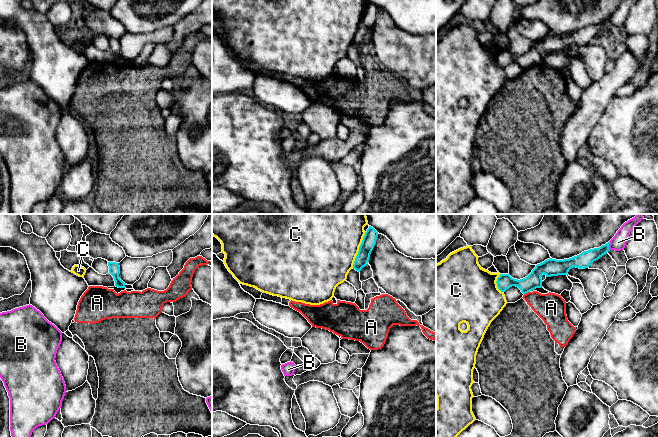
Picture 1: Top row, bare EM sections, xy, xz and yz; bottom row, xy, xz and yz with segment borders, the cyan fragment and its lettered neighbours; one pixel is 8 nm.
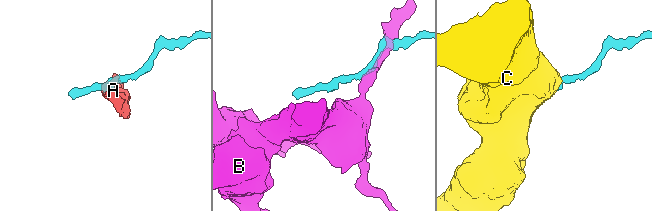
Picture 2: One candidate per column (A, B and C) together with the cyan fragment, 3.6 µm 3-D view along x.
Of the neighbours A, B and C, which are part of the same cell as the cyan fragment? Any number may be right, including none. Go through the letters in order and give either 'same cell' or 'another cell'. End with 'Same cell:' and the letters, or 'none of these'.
A: another cell
B: another cell
C: another cell
Same cell: none of these

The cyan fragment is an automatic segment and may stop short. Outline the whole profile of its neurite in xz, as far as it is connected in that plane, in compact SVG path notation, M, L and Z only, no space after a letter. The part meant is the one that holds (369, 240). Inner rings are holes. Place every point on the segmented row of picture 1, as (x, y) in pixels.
M371 226L365 232L362 243L359 247L358 254L355 258L353 269L360 272L363 267L365 267L369 261L370 254L376 244L376 239L378 232Z

